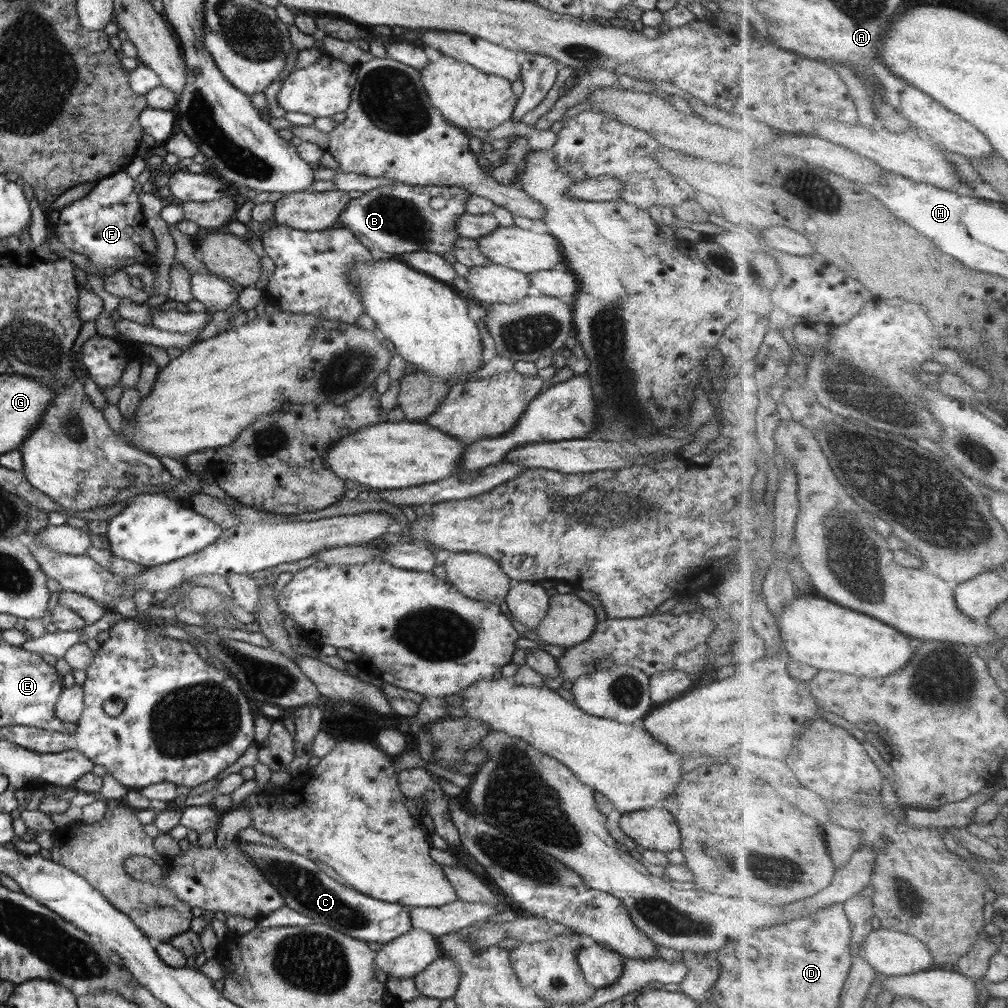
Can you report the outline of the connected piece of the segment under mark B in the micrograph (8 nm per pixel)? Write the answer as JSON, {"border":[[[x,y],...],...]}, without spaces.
{"border":[[[396,182],[351,199],[339,220],[370,252],[395,256],[425,251],[447,258],[461,237],[457,218],[465,213],[471,195],[461,186],[412,186]]]}

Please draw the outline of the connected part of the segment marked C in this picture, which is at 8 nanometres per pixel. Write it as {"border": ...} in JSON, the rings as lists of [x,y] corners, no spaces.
{"border":[[[242,843],[241,850],[264,878],[283,896],[286,911],[309,916],[314,923],[330,926],[374,946],[382,946],[414,929],[409,909],[395,902],[384,902],[342,885],[326,875],[313,860],[287,848]]]}

